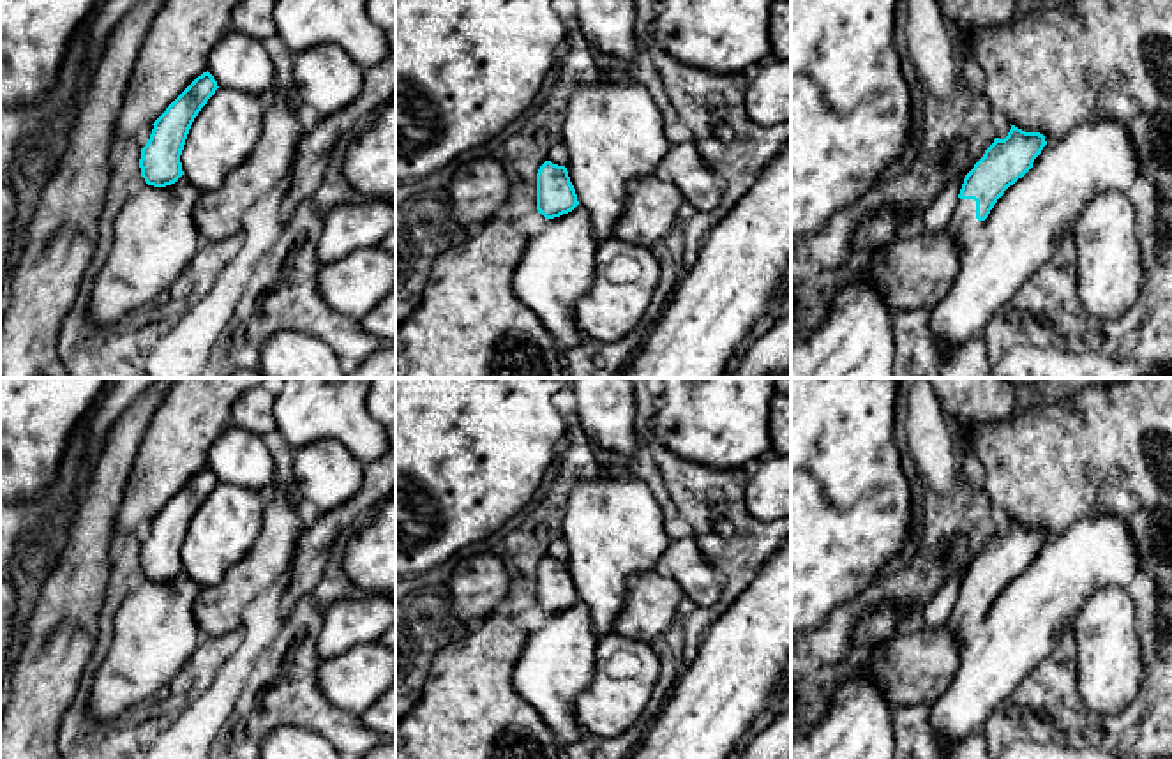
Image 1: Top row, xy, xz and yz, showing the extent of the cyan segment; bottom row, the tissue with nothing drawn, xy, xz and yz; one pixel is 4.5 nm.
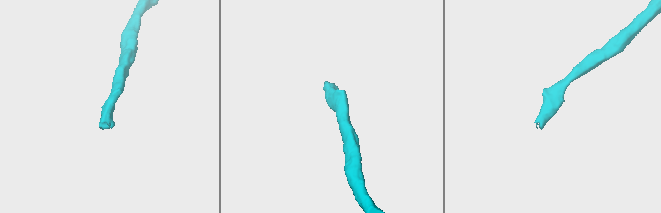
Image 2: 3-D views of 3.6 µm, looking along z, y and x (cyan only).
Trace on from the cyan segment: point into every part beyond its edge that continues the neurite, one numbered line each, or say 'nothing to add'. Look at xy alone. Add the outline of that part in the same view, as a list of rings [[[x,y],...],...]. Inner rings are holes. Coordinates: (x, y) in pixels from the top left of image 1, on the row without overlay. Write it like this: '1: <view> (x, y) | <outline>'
1: xy (154, 634) | [[[182,570],[166,582],[145,579],[139,588],[125,595],[115,614],[113,641],[92,681],[90,718],[109,722],[178,676],[201,643],[201,632],[192,614],[199,590]]]

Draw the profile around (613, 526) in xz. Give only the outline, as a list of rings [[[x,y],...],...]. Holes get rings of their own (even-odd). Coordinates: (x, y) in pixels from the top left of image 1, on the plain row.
[[[598,468],[593,478],[574,485],[563,521],[563,540],[568,545],[567,567],[579,602],[591,611],[597,641],[614,632],[630,581],[655,570],[665,552],[671,540],[664,521],[650,487],[634,473],[611,477]]]

